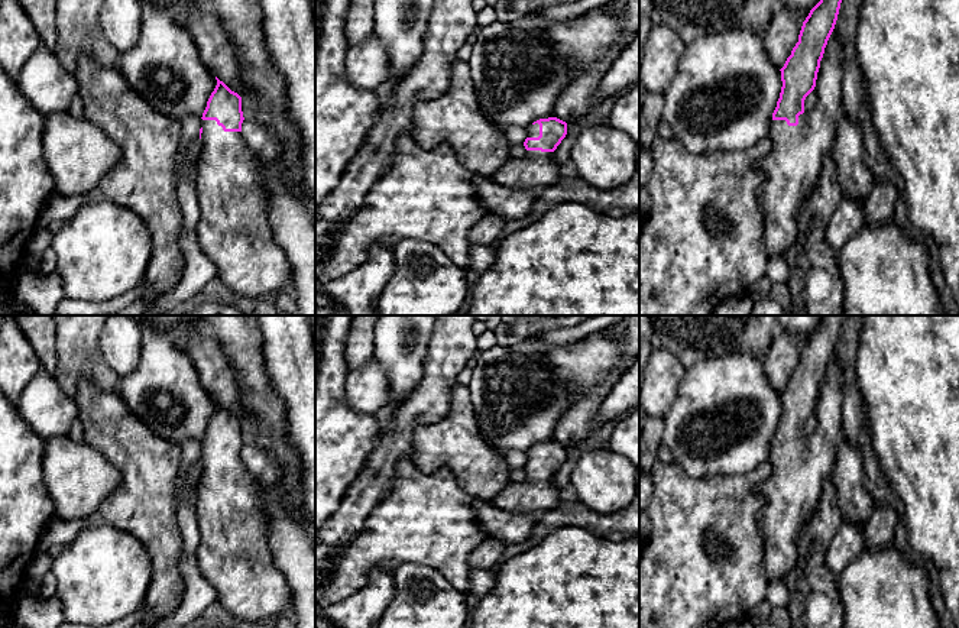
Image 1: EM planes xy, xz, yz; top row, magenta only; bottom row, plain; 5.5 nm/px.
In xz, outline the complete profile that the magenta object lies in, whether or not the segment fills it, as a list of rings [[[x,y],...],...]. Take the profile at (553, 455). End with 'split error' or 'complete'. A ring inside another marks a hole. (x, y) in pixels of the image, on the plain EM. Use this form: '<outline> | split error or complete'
[[[540,443],[527,451],[524,482],[509,482],[492,504],[511,514],[537,515],[560,505],[560,489],[553,476],[567,459],[567,447],[557,443]]] | split error

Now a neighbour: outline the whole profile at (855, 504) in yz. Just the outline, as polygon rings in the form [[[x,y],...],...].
[[[840,440],[830,480],[837,493],[842,519],[866,525],[875,501],[864,486],[864,457],[852,441]]]

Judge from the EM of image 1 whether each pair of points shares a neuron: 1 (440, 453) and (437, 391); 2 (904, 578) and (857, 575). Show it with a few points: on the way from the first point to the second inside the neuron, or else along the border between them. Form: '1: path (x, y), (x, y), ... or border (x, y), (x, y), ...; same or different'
1: border (452, 389), (449, 411), (421, 424), (412, 443); different
2: path (893, 578), (868, 578); same

